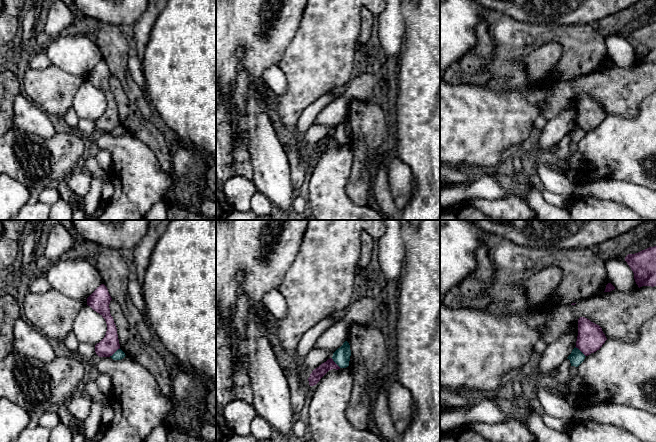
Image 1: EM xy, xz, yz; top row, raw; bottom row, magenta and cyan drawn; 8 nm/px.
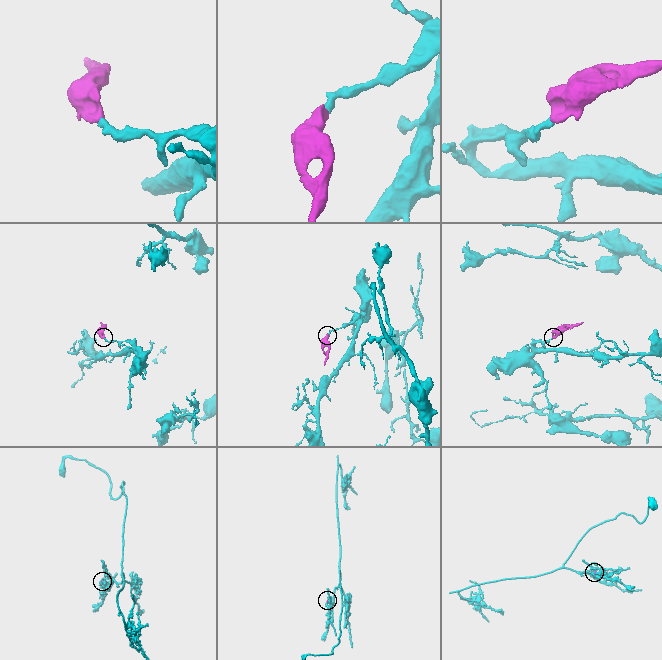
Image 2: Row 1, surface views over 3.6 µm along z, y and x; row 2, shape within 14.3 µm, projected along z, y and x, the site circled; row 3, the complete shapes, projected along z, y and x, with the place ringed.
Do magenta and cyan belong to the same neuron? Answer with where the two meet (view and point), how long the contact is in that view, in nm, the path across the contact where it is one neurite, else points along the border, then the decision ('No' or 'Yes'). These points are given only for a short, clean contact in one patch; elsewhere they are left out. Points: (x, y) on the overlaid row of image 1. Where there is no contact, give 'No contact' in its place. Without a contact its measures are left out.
Touches magenta at yz (580, 350). Shared border 120 nm. Boundary: yz (575, 346), (585, 356). No

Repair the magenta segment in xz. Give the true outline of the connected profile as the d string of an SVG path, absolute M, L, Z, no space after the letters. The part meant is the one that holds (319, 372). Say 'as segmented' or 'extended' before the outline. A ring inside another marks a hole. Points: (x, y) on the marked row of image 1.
extended; M330 358L314 369L308 379L303 376L300 365L294 371L285 373L295 413L302 410L307 395L309 394L309 388L316 385L320 379L332 369L338 370L340 367Z

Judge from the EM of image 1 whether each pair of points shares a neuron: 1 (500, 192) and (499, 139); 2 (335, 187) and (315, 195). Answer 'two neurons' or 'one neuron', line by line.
1: two neurons
2: one neuron

